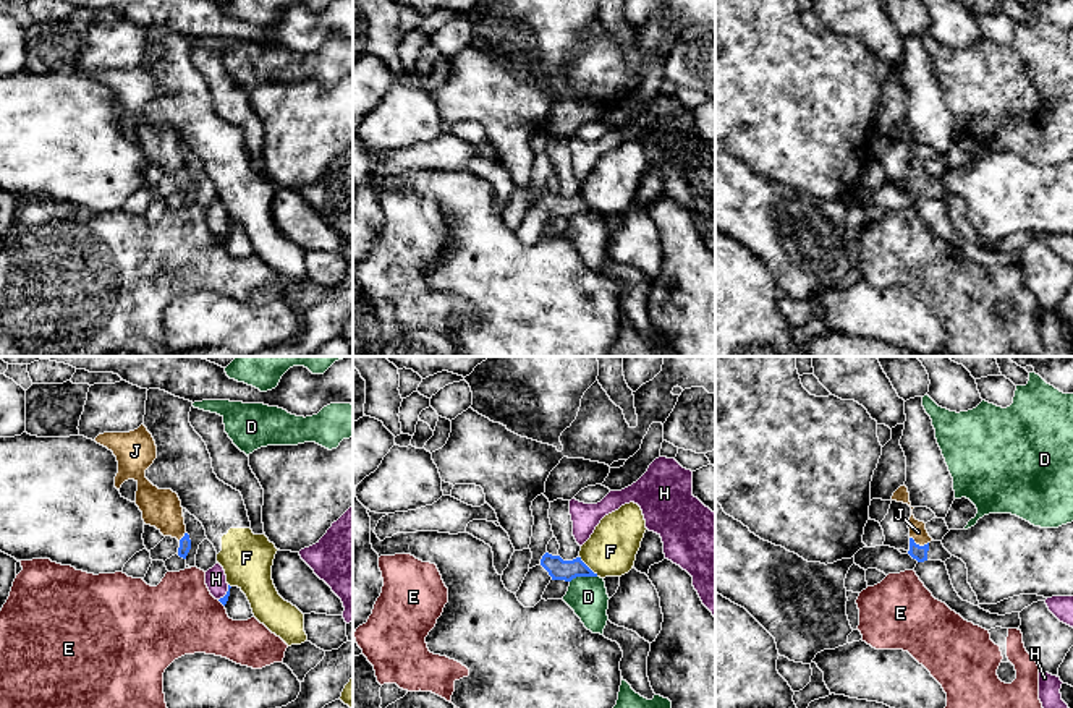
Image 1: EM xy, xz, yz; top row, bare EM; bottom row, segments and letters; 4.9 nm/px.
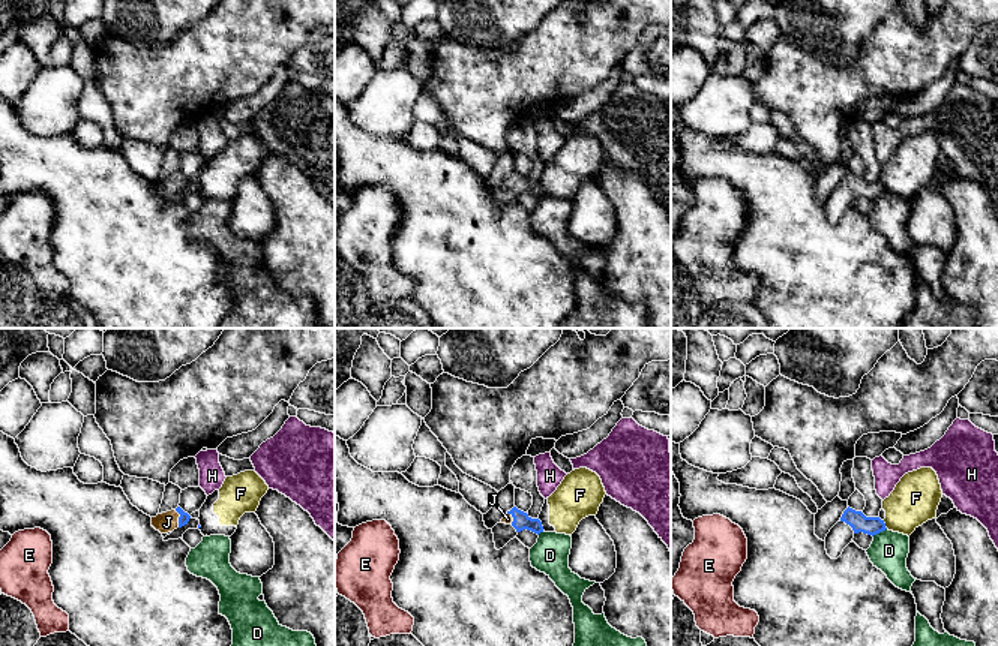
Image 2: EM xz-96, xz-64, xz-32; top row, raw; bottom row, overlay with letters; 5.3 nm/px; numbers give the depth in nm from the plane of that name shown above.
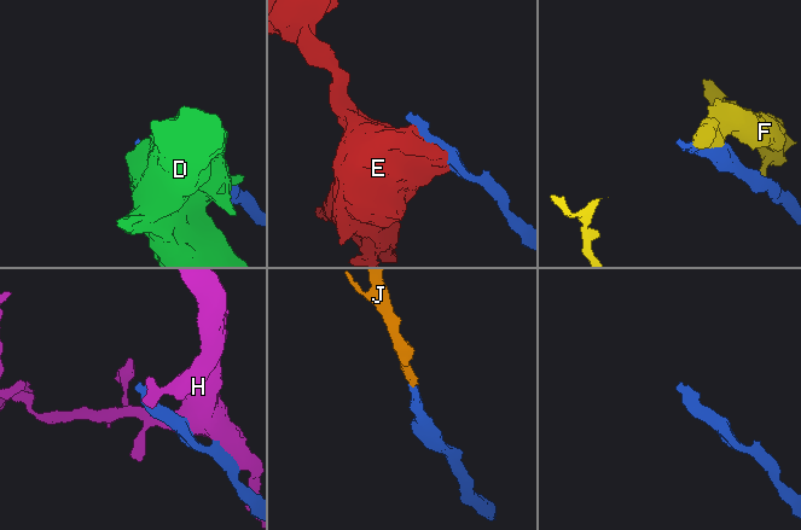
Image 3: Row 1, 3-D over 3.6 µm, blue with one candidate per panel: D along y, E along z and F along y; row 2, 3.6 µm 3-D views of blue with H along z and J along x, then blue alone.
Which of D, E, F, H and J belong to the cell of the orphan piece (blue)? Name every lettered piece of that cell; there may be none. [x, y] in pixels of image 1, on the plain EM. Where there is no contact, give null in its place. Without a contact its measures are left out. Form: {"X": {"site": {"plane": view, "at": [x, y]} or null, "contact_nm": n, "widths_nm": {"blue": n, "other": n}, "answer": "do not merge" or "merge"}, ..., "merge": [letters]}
{"D": {"site": {"plane": "xz", "at": [583, 213]}, "contact_nm": 140, "widths_nm": {"blue": 110, "other": 190}, "answer": "do not merge"}, "E": {"site": {"plane": "xy", "at": [220, 238]}, "contact_nm": 50, "widths_nm": {"blue": 40, "other": 380}, "answer": "do not merge"}, "F": {"site": {"plane": "xz", "at": [586, 203]}, "contact_nm": 140, "widths_nm": {"blue": 110, "other": 260}, "answer": "do not merge"}, "H": {"site": {"plane": "xy", "at": [227, 230]}, "contact_nm": 90, "widths_nm": {"blue": 40, "other": 110}, "answer": "do not merge"}, "J": {"site": {"plane": "yz", "at": [918, 182]}, "contact_nm": 100, "widths_nm": {"blue": 80, "other": 90}, "answer": "merge"}, "merge": ["J"]}

